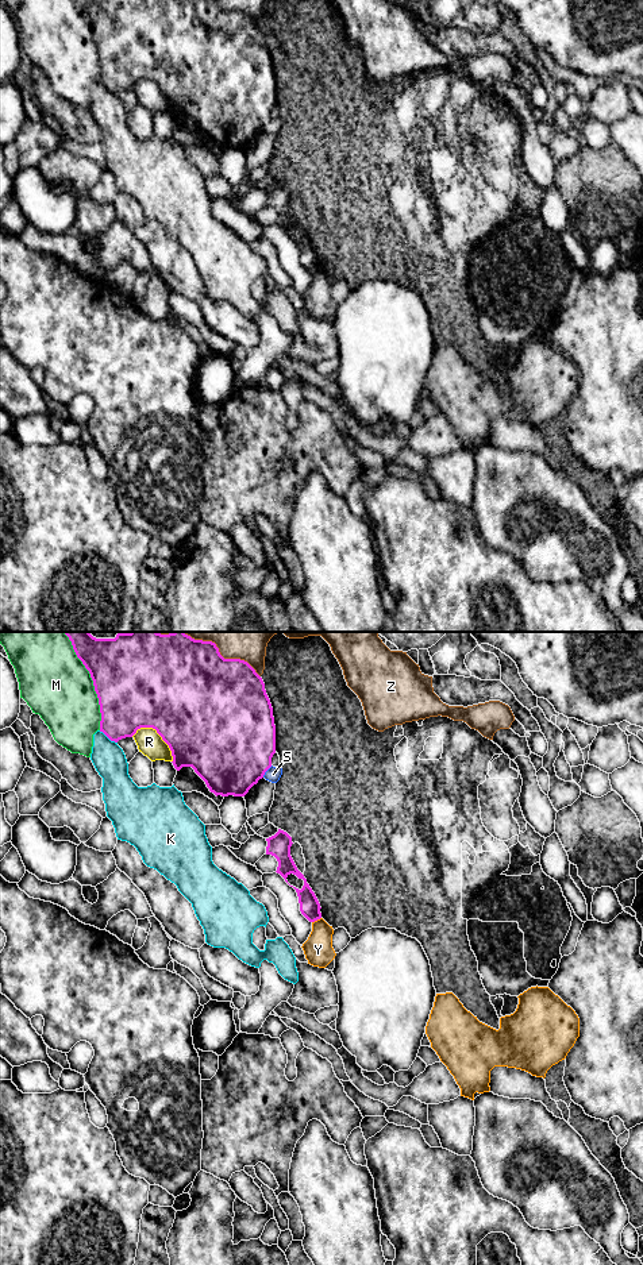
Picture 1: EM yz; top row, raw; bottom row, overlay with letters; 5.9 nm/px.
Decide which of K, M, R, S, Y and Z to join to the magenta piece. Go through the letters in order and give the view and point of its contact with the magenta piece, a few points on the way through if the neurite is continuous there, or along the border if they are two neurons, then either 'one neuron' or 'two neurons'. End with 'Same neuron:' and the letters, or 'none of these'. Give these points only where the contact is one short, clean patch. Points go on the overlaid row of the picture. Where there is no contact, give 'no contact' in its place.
K: contact yz (108, 737); two neurons
M: contact yz (92, 679); two neurons
R: contact yz (158, 733); two neurons
S: contact yz (266, 770); border yz (272, 766), (262, 776); two neurons
Y: contact yz (316, 920); border yz (320, 917), (312, 922); two neurons
Z: contact yz (219, 654); two neurons
Same neuron: none of these

